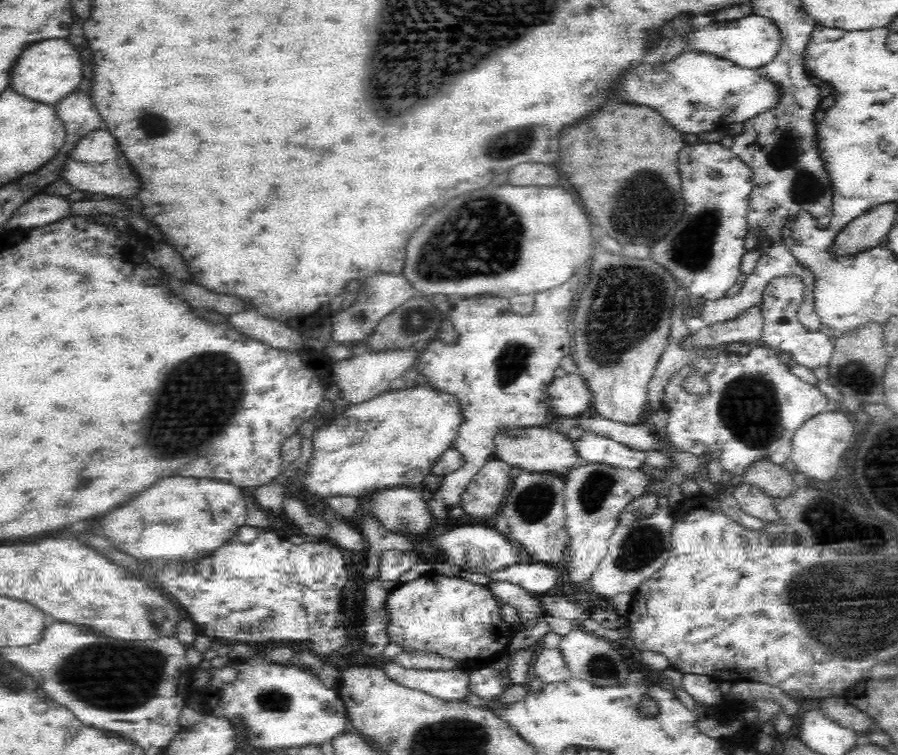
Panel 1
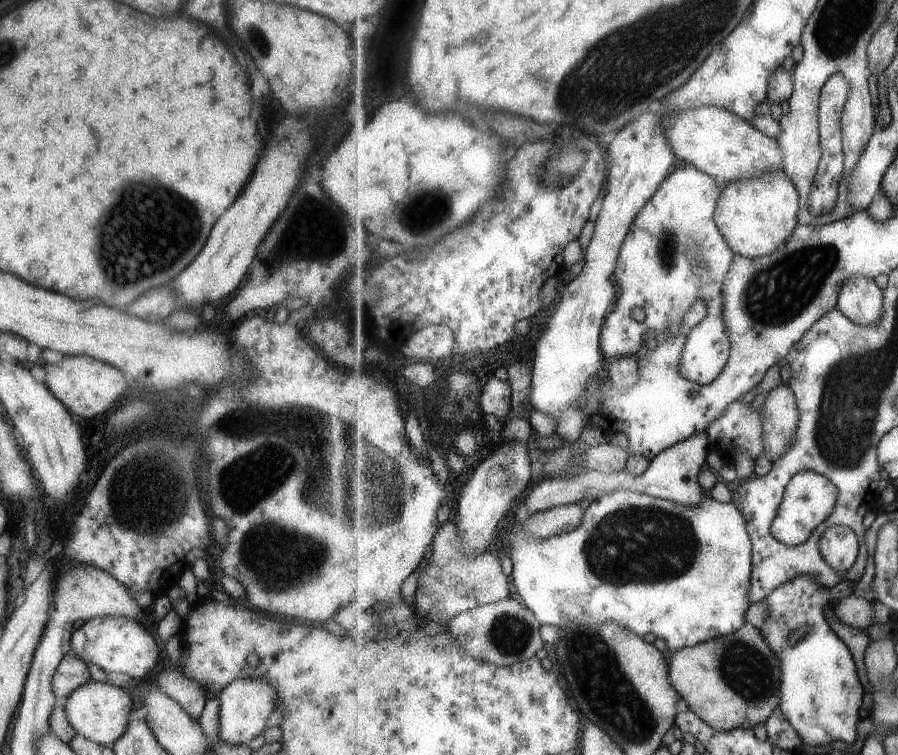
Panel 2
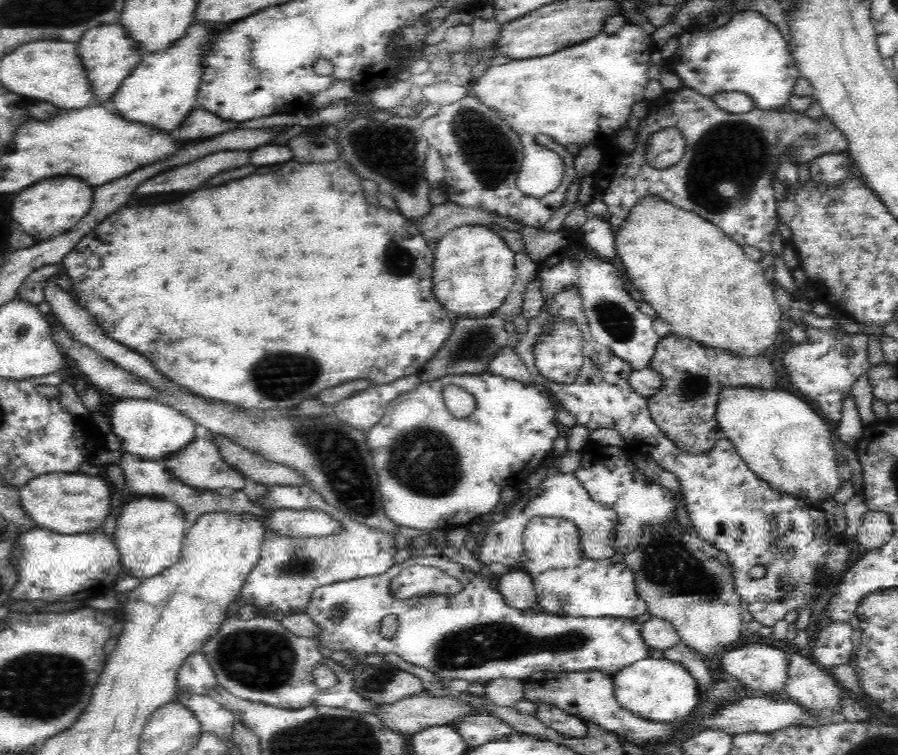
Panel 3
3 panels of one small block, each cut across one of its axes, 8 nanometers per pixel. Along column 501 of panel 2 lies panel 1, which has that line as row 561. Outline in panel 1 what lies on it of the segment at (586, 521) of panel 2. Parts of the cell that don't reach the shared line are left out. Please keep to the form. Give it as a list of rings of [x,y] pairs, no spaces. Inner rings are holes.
[[[518,563],[486,574],[492,581],[520,586],[532,595],[546,595],[558,582],[556,569],[545,563]]]

